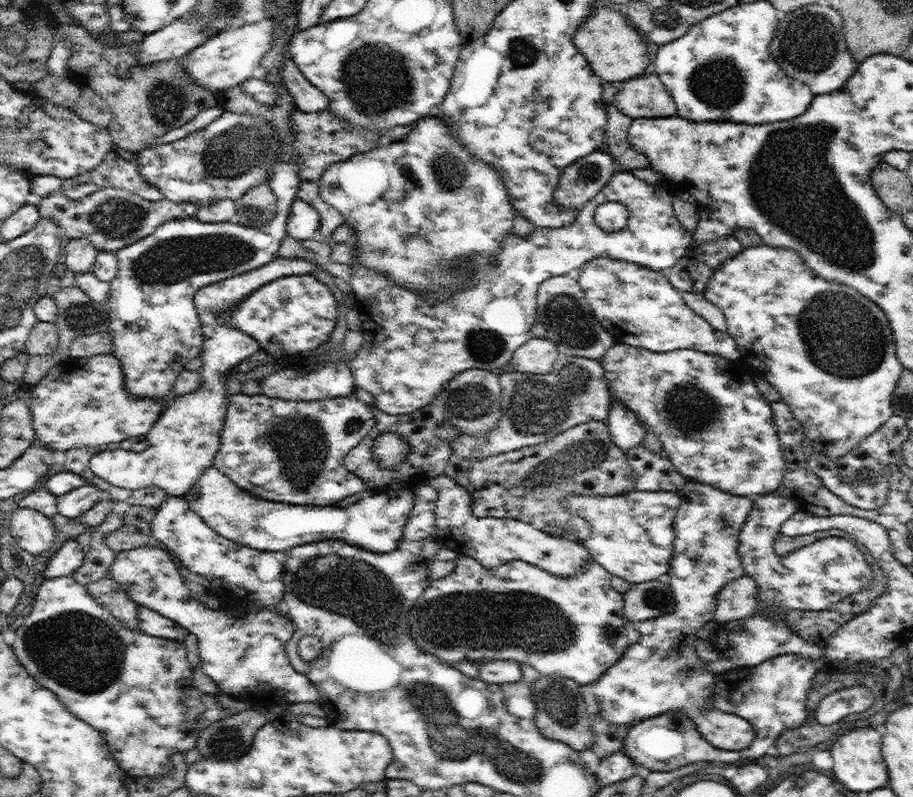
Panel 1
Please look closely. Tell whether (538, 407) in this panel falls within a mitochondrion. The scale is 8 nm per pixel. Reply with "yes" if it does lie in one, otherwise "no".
yes

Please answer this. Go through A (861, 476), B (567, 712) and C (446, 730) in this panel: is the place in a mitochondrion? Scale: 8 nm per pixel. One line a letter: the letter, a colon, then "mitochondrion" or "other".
A: mitochondrion
B: mitochondrion
C: mitochondrion

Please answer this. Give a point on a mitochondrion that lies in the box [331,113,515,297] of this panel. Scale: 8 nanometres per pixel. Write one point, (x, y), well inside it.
(449, 173)

